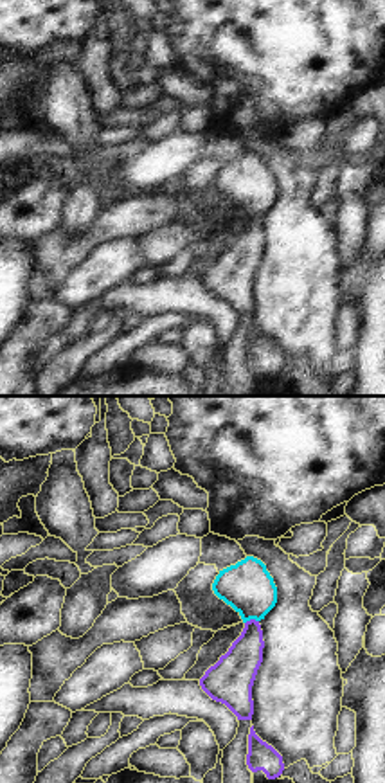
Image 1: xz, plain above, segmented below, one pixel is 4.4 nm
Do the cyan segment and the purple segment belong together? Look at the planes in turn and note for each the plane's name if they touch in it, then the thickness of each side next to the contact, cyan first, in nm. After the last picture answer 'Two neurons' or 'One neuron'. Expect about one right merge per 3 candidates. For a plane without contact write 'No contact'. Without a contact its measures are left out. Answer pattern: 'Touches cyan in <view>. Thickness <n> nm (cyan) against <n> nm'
Touches cyan in xz. Thickness 220 nm (cyan) against 180 nm

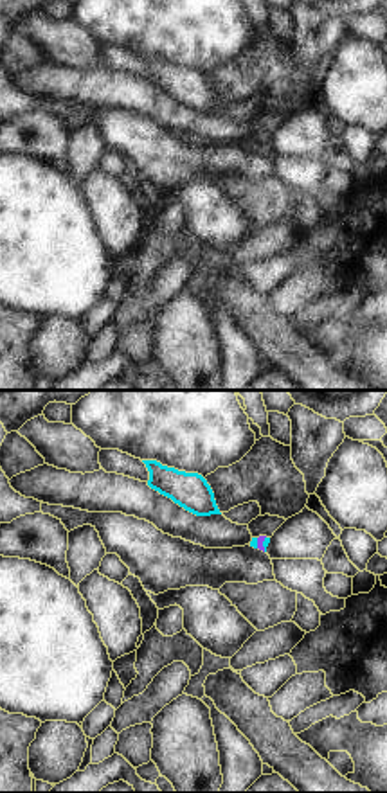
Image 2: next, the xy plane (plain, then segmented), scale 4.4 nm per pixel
Touches cyan in xy. Thickness 30 nm (cyan) against 30 nm

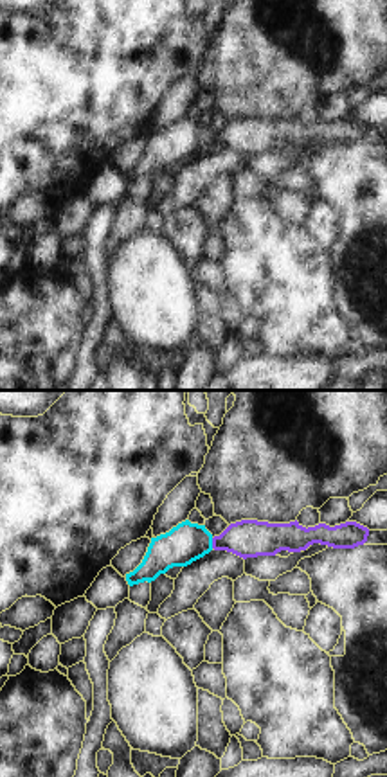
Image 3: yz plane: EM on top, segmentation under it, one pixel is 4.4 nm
Touches cyan in yz. Thickness 180 nm (cyan) against 180 nm

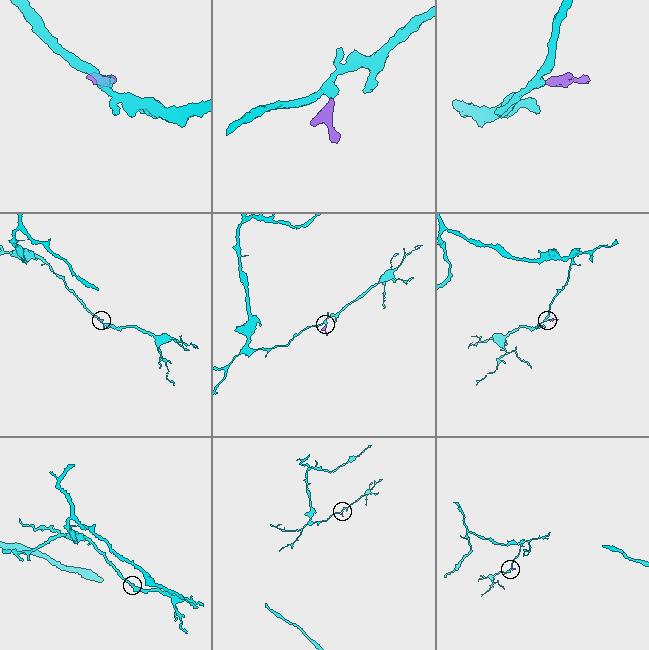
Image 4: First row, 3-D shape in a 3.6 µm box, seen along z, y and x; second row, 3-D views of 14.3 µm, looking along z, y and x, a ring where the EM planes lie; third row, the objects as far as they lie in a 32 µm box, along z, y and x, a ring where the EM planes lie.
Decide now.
One neuron

